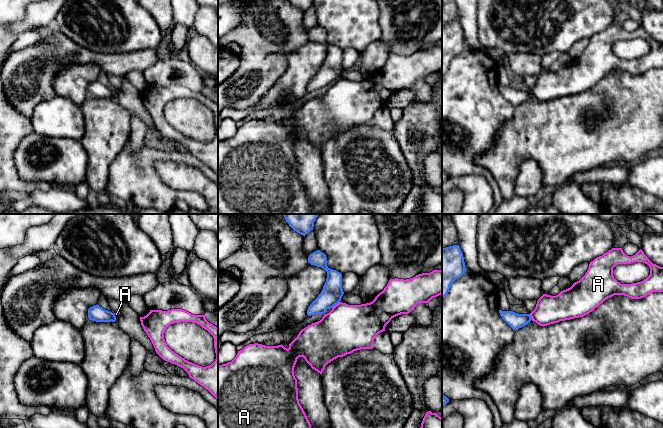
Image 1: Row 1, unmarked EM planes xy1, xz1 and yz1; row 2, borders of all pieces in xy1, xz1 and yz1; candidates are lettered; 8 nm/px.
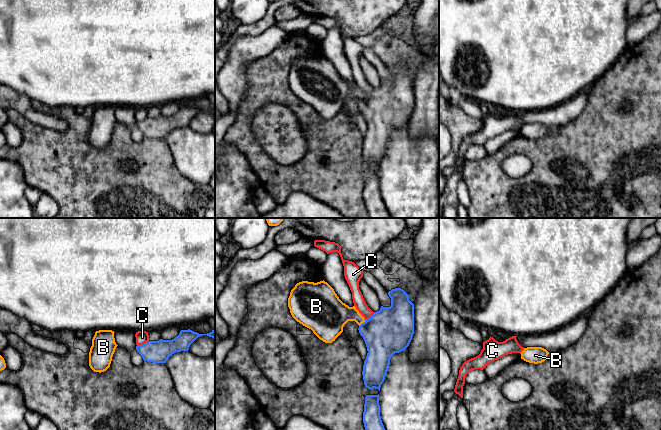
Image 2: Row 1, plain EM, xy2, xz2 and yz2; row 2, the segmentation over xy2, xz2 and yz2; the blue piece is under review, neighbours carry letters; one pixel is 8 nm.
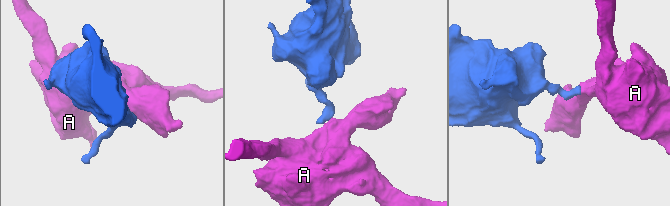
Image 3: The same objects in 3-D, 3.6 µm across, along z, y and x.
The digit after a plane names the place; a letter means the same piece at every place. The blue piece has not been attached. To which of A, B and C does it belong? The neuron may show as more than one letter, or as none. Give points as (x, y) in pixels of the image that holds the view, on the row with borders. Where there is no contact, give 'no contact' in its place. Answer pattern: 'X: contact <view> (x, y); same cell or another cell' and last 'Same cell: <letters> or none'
A: contact xz1 (335, 304); another cell
B: contact xz2 (362, 323); same cell
C: contact xy2 (143, 344); another cell
Same cell: B

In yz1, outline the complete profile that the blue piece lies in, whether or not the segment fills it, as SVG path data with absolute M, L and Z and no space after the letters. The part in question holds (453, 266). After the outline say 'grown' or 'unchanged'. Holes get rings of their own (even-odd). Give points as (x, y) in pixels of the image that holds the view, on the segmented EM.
M459 245L442 248L442 299L451 284L465 273L465 262Z | unchanged

